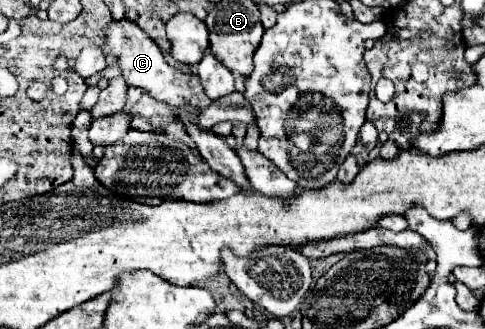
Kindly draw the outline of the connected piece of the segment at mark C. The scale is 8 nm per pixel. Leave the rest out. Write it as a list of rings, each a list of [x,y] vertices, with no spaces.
[[[129,18],[111,20],[107,24],[101,46],[109,48],[111,56],[117,58],[117,64],[121,68],[121,74],[123,74],[127,86],[139,86],[145,92],[149,92],[153,98],[167,102],[171,106],[181,106],[183,102],[187,102],[191,106],[203,108],[203,106],[211,104],[211,100],[205,96],[205,92],[199,84],[199,78],[195,74],[187,74],[187,72],[181,72],[181,70],[169,66],[163,52],[159,50],[159,46]]]

